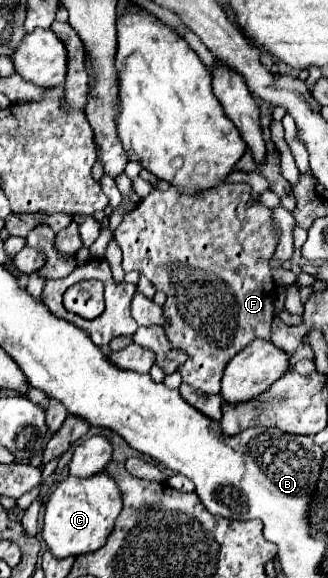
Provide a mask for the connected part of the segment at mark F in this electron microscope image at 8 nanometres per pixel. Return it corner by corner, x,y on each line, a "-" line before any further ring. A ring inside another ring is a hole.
222,183
214,189
208,189
208,191
202,191
198,195
186,195
186,193
178,193
178,189
168,189
168,191
160,191
160,189
152,189
148,197
144,197
136,209
132,209
124,221
120,223
120,227
114,231
114,241
118,243
118,247
122,249
122,267
126,269
126,273
130,271
138,271
140,275
148,277
152,281
152,285
156,287
156,291
162,291
166,295
166,303
162,307
162,313
166,317
166,323
164,323
164,331
166,331
166,337
168,341
184,351
190,359
178,367
178,373
182,375
182,381
192,385
194,389
202,391
202,393
218,393
220,391
220,379
222,379
222,371
226,367
226,363
240,351
246,347
246,343
250,343
252,339
260,337
260,339
266,339
270,341
270,323
274,319
274,279
272,279
272,271
268,267
268,261
276,249
276,233
272,231
272,225
270,225
270,215
272,211
264,205
260,205
258,201
248,207
248,199
250,199
250,185
248,183

